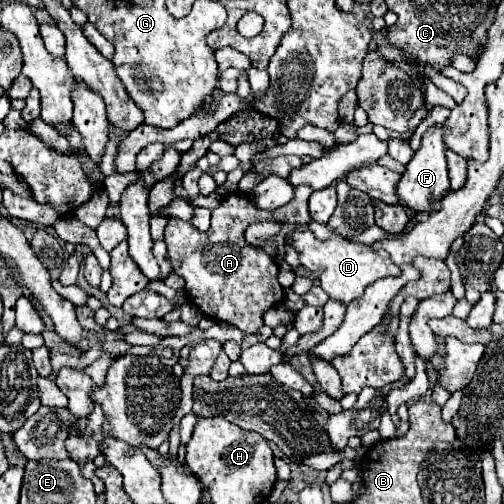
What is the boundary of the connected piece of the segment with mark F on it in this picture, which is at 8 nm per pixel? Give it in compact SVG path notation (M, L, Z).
M436 124L426 130L422 136L422 146L414 154L414 158L406 164L406 172L402 174L398 182L398 196L404 206L408 206L414 212L432 212L438 208L442 196L450 190L450 176L448 176L448 162L446 162L446 144L444 144L446 128Z

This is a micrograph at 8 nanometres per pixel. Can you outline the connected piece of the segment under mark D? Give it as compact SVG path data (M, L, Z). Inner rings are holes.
M310 230L294 232L290 236L294 242L294 248L300 254L300 264L304 264L310 272L320 272L320 276L318 276L320 286L328 294L330 300L338 300L342 304L348 304L350 300L362 296L364 288L374 284L376 280L400 274L400 268L394 262L390 262L388 258L380 258L368 246L358 244L358 242L350 242L342 236L330 238L326 242L314 238L314 234Z

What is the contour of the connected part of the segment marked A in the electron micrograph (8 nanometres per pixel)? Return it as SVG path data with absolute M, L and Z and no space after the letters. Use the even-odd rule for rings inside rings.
M296 186L296 194L286 206L276 210L262 210L250 200L250 196L232 192L216 210L212 210L212 224L208 232L200 232L190 222L170 218L164 230L164 242L168 246L172 270L184 278L190 302L198 306L204 316L228 322L242 332L258 332L264 326L264 312L278 306L284 300L284 292L278 282L276 260L262 246L248 244L244 240L244 230L252 222L264 220L282 224L308 224L310 194L310 186Z

